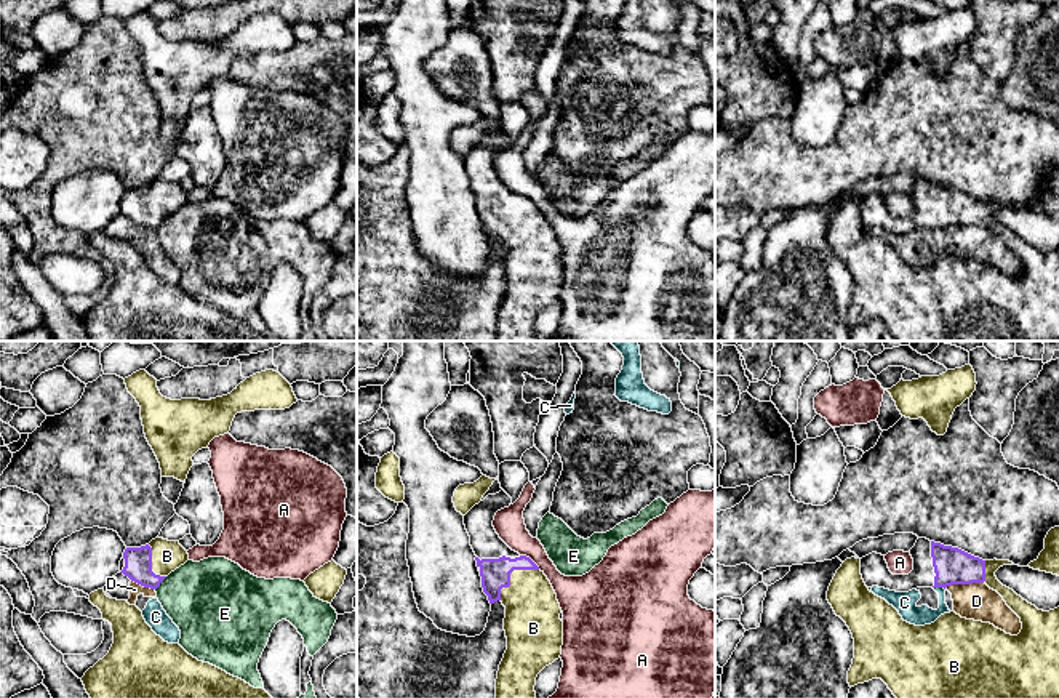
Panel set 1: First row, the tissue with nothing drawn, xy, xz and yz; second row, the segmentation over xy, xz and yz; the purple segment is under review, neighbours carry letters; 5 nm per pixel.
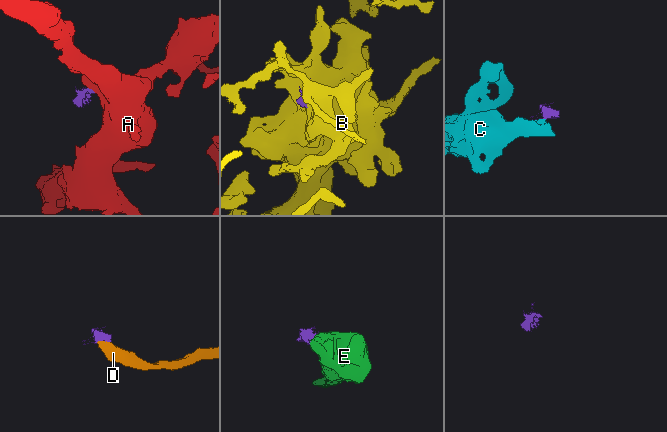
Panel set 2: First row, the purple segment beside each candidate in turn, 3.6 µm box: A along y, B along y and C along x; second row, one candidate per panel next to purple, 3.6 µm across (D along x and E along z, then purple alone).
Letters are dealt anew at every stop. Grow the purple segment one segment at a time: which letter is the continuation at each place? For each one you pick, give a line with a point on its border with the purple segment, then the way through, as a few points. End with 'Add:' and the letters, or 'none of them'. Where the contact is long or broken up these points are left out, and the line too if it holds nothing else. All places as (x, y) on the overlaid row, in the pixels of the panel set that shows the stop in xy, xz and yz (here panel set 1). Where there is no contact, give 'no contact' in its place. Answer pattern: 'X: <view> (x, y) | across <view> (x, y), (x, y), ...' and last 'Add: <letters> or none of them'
B: xz (509, 575) | across xz (495, 573), (509, 575), (528, 596), (531, 618)
Add: B

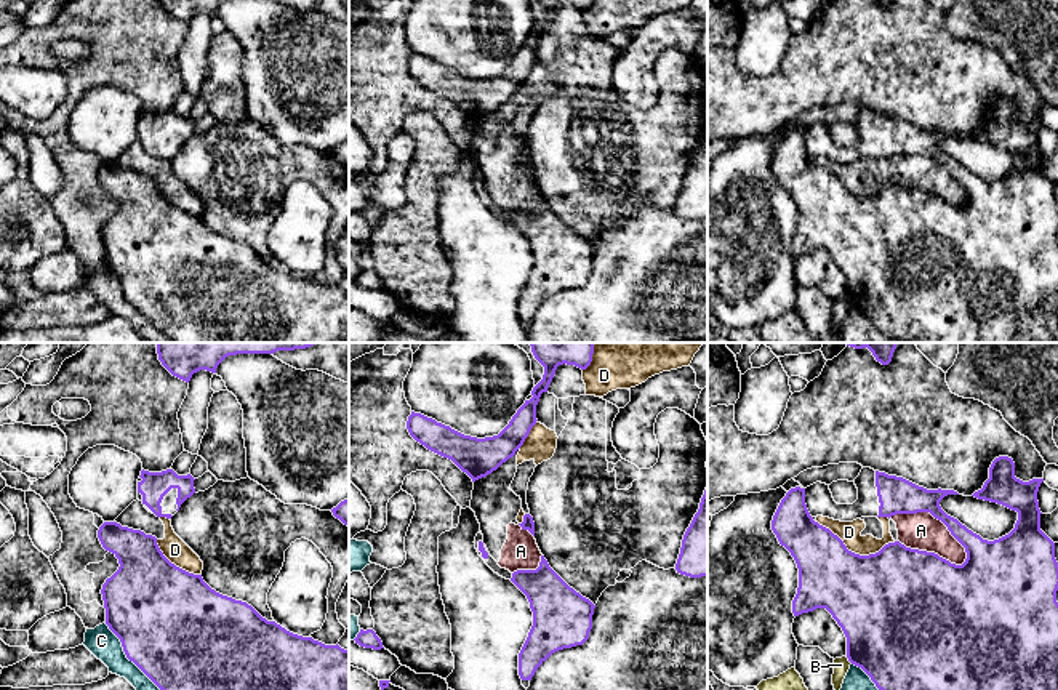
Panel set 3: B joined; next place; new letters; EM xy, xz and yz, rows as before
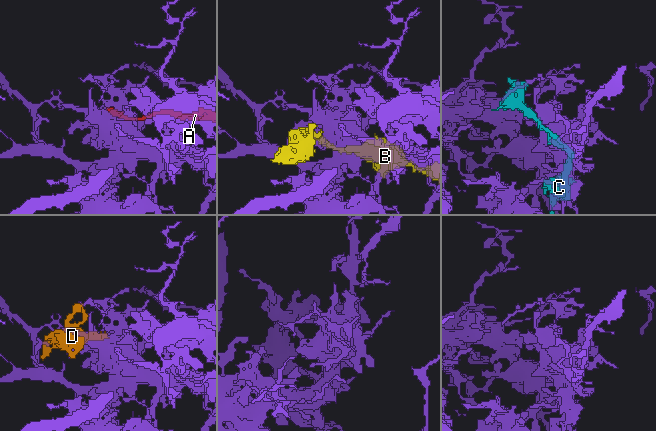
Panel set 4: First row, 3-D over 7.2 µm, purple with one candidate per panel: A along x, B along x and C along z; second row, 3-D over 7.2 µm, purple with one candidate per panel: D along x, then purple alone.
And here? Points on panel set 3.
Add: none of them

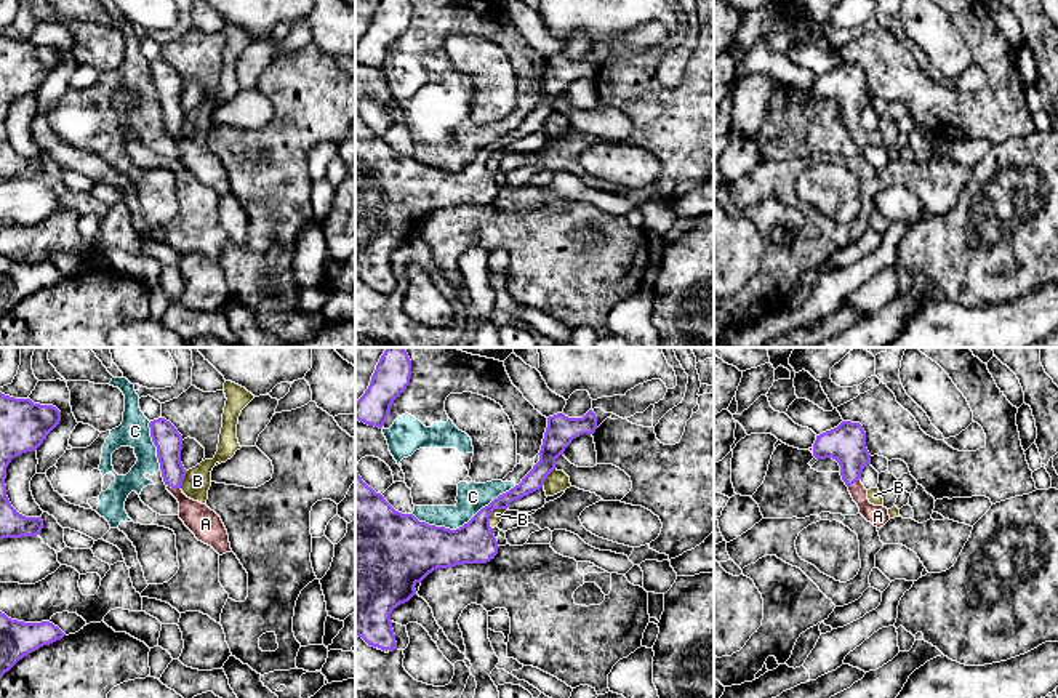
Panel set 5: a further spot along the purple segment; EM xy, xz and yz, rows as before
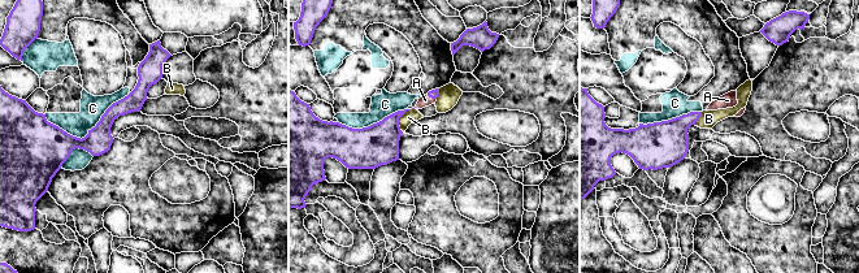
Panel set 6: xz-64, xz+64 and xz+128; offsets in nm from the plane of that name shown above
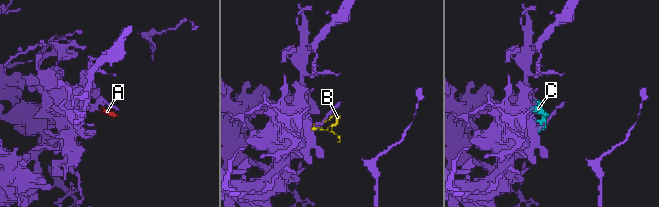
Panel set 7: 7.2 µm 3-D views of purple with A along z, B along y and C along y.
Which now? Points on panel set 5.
A: xy (173, 487) | across xy (167, 439), (173, 487), (205, 524)
Add: A

